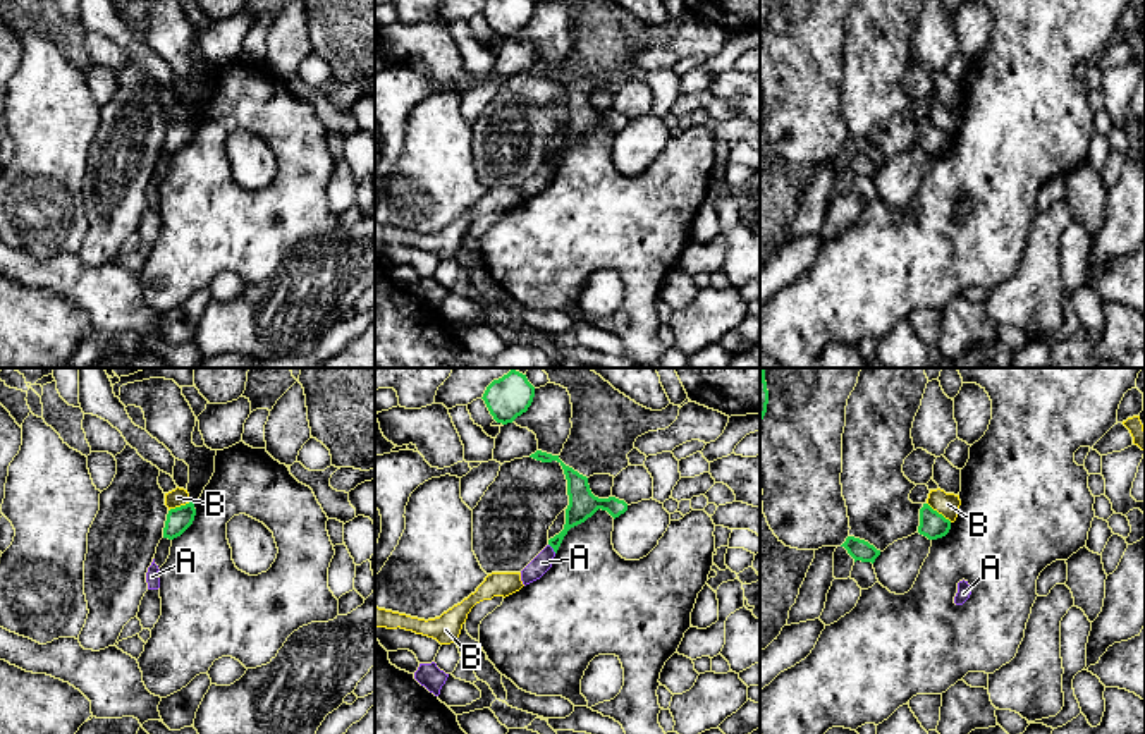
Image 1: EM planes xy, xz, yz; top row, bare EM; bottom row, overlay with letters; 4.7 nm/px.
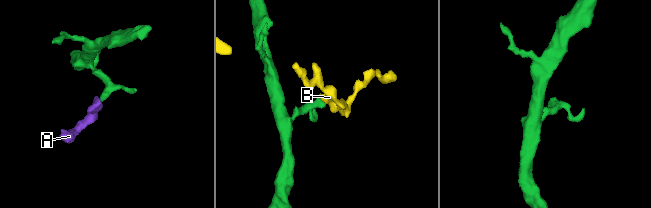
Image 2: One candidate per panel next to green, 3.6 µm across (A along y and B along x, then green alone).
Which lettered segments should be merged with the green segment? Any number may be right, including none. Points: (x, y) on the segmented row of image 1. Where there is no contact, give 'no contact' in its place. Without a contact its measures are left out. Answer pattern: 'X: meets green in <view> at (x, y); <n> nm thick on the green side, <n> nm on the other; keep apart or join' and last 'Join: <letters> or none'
A: meets green in xz at (552, 547); 140 nm thick on the green side, 90 nm on the other; join
B: meets green in yz at (937, 513); 130 nm thick on the green side, 110 nm on the other; keep apart
Join: A

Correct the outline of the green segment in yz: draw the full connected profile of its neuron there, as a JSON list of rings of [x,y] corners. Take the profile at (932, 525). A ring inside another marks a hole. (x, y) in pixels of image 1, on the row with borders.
[[[923,504],[923,507],[920,509],[918,533],[927,536],[928,540],[937,540],[946,536],[949,529],[951,521],[934,511],[928,504]]]

